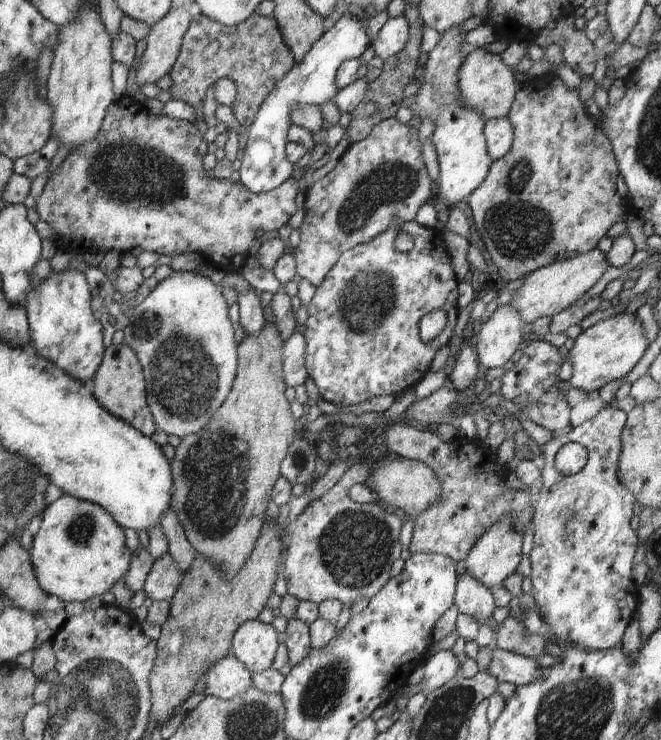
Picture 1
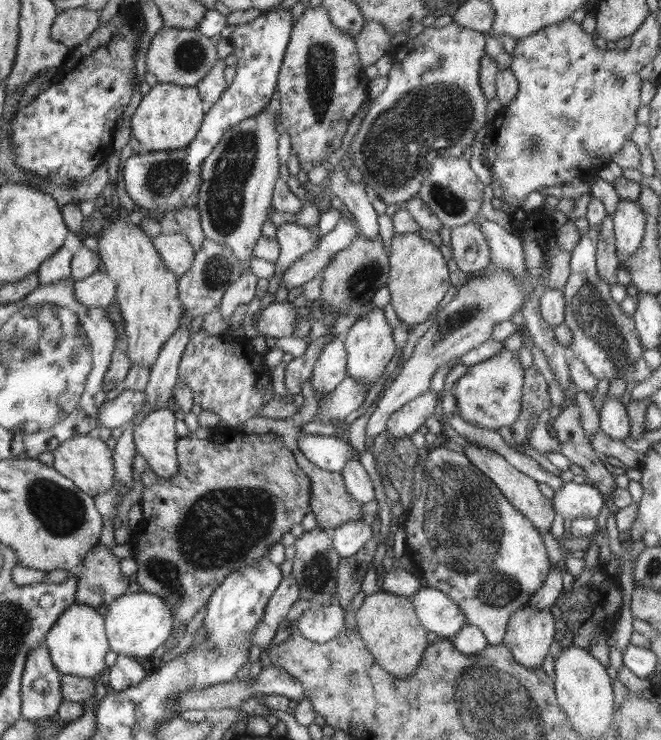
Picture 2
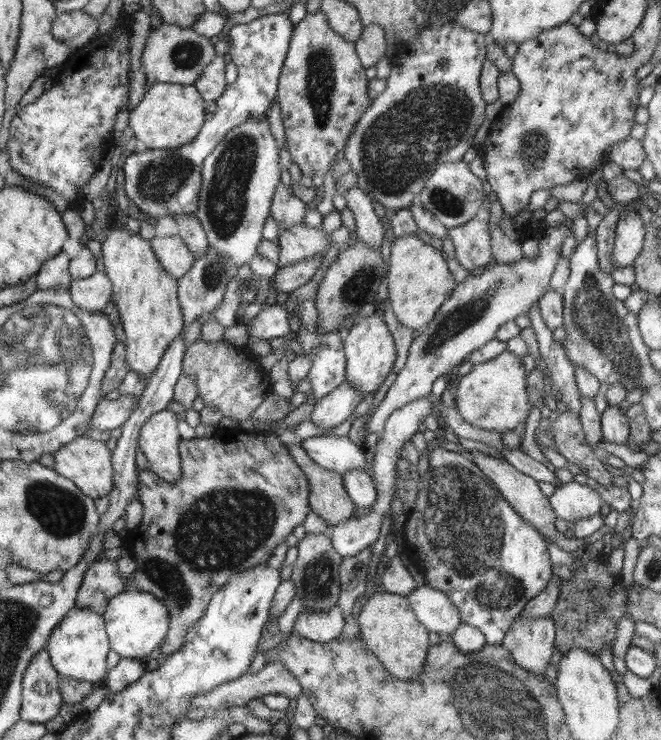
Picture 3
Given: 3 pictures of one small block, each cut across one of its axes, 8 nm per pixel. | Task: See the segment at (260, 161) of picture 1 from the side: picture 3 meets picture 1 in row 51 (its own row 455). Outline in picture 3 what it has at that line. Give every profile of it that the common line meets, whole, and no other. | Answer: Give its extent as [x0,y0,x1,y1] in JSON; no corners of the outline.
[301,434,366,475]

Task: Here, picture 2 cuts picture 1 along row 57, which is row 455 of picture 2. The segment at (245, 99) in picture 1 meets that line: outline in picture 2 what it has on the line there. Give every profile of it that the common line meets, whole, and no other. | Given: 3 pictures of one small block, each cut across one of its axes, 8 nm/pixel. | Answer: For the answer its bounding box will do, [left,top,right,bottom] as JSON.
[129,430,311,650]

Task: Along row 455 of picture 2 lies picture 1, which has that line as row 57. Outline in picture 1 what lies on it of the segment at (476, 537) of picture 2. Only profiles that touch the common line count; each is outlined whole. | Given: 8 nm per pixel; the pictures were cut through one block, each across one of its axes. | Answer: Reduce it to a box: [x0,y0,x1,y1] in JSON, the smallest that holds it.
[410,27,492,210]

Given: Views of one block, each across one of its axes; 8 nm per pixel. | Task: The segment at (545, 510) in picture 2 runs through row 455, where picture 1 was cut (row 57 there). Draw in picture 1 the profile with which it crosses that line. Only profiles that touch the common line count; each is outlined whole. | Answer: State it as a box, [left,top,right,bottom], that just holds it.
[457,48,518,122]

